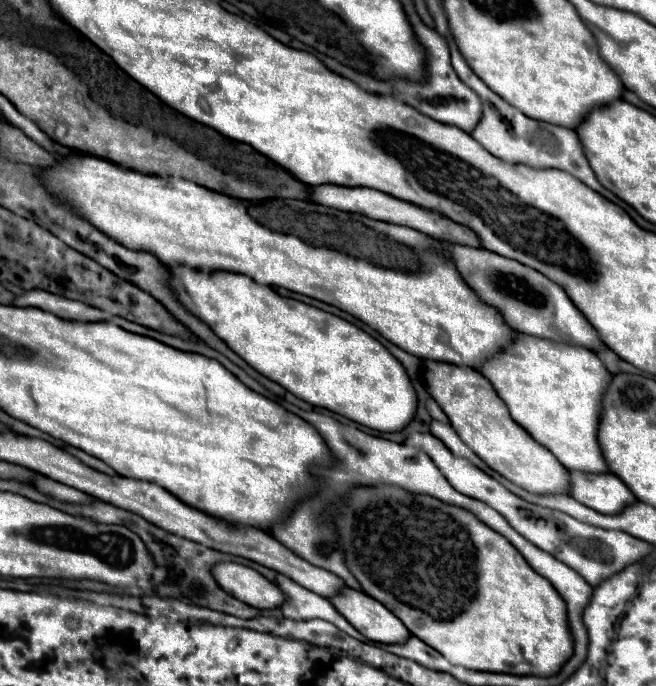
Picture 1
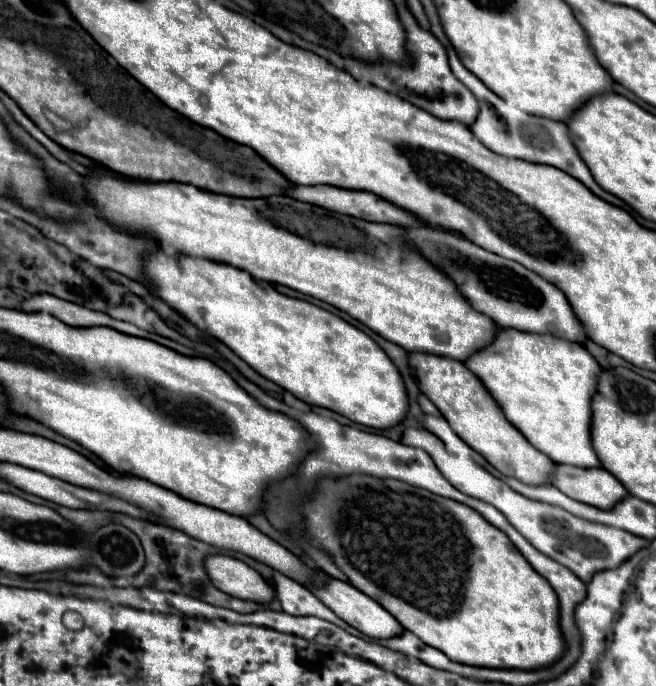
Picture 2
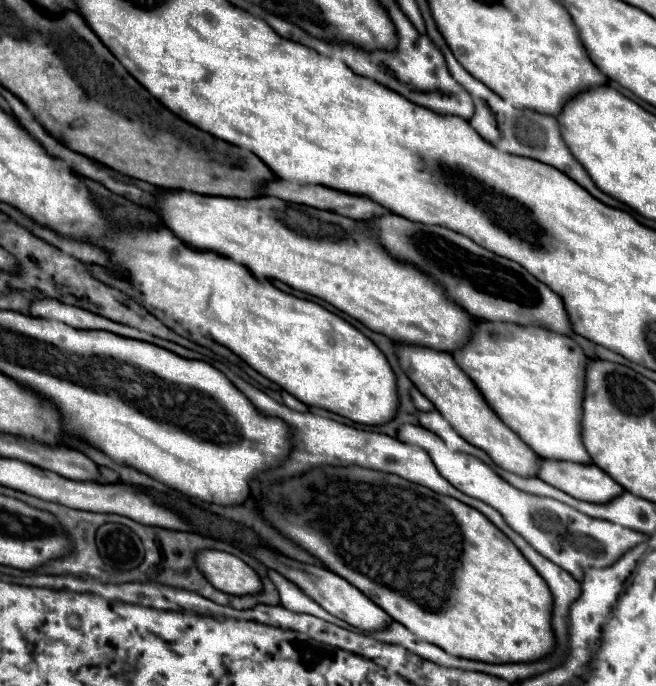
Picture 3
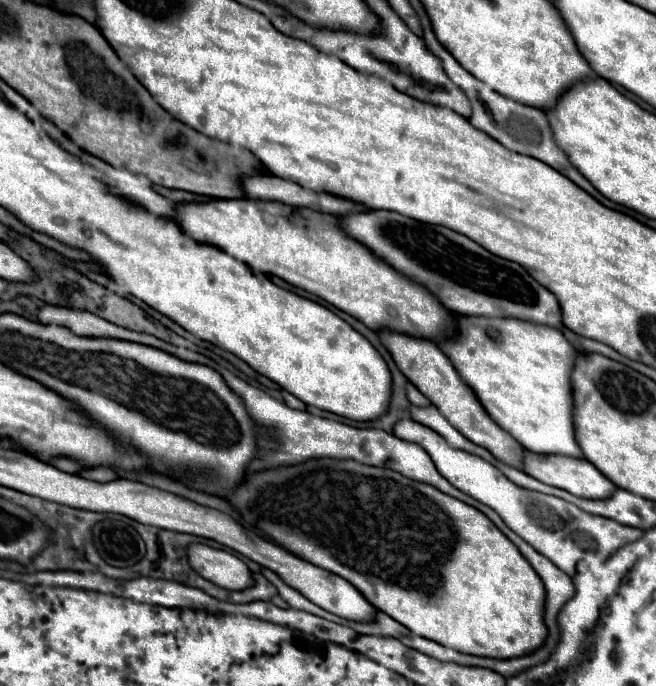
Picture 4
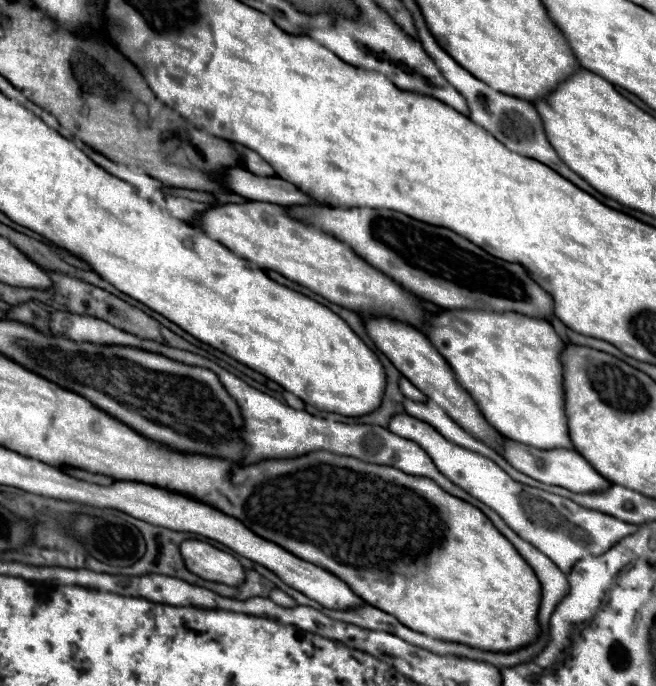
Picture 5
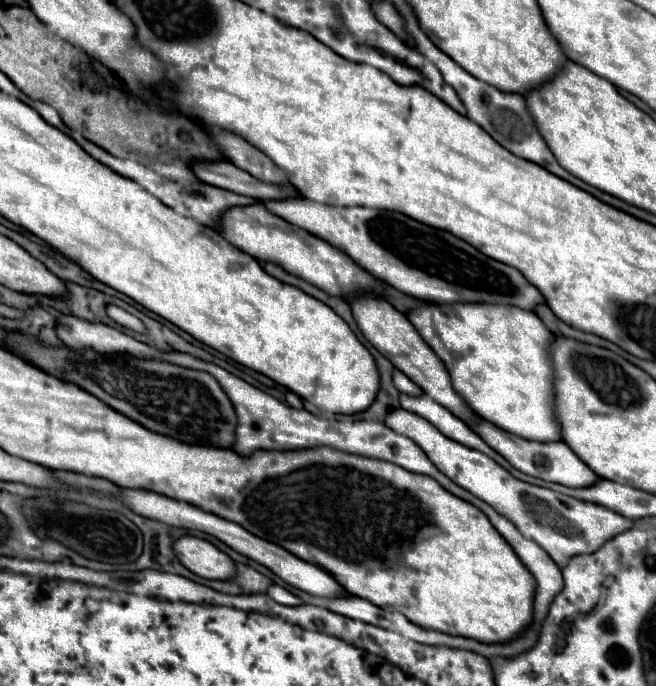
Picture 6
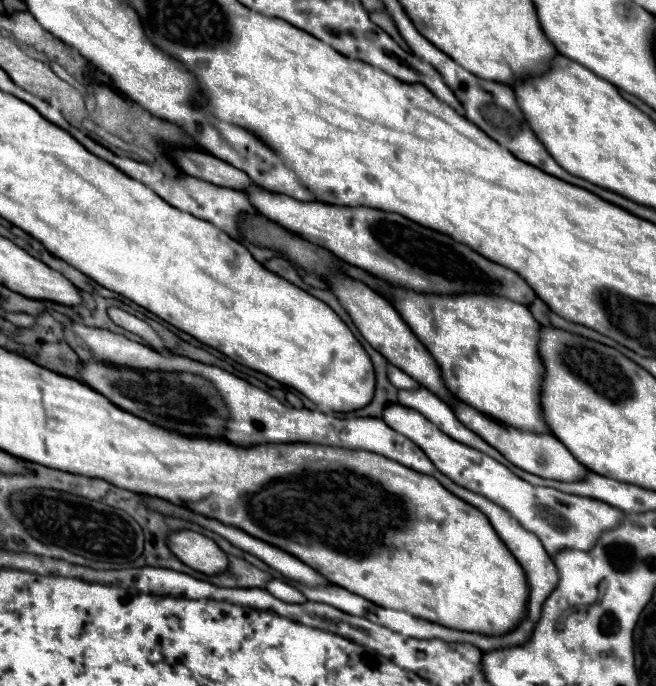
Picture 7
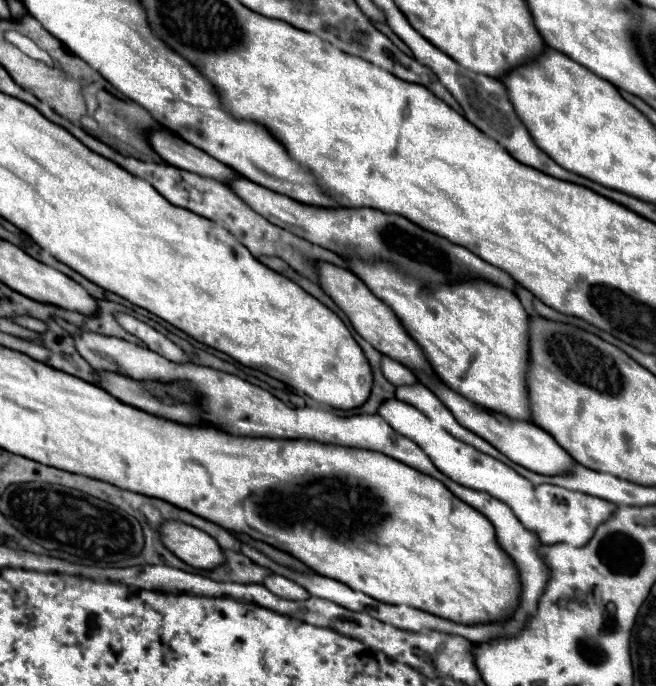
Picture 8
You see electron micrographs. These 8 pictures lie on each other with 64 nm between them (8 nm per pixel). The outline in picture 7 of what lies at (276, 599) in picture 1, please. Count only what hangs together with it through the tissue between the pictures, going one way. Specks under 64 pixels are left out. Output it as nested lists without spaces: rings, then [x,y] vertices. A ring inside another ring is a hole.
[[[178,530],[166,538],[166,544],[178,560],[202,574],[214,576],[216,572],[224,572],[224,568],[228,568],[226,554],[216,546],[214,540],[204,534],[192,530]]]

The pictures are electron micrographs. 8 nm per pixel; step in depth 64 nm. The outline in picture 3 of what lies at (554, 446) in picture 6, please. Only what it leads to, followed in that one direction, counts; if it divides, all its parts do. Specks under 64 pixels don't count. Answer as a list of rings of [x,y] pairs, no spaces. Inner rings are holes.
[[[542,458],[536,476],[578,500],[592,500],[594,504],[604,504],[604,500],[612,500],[612,496],[620,496],[622,492],[620,484],[592,464]]]

